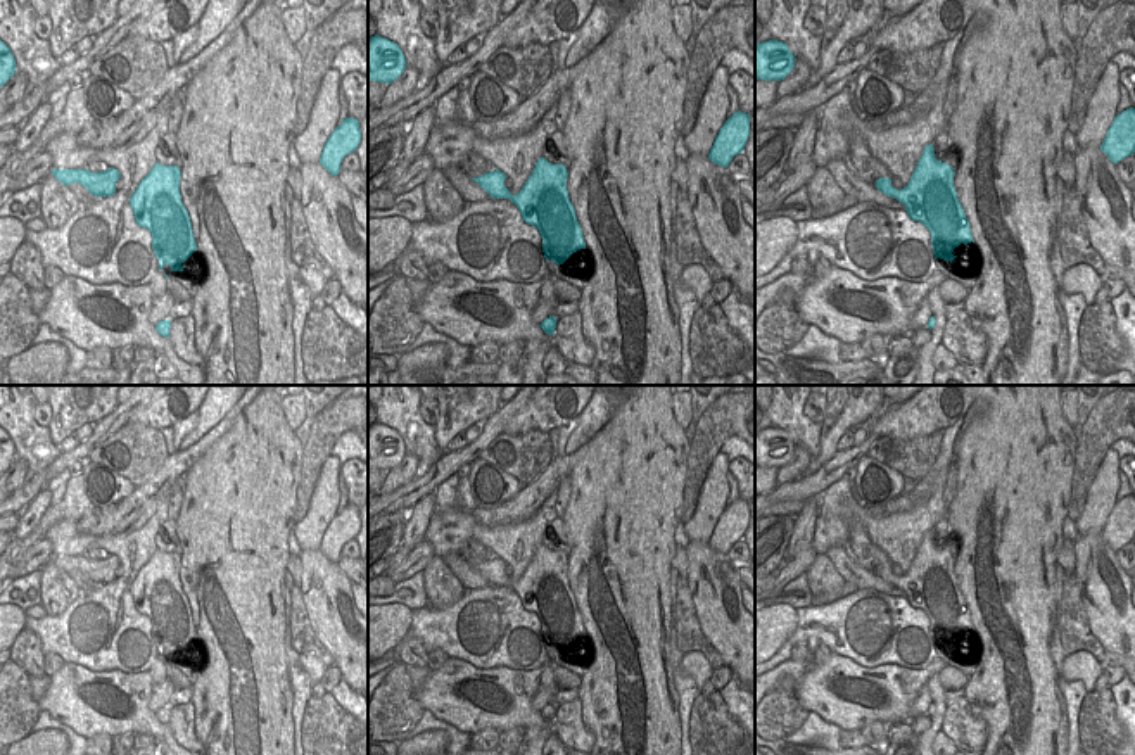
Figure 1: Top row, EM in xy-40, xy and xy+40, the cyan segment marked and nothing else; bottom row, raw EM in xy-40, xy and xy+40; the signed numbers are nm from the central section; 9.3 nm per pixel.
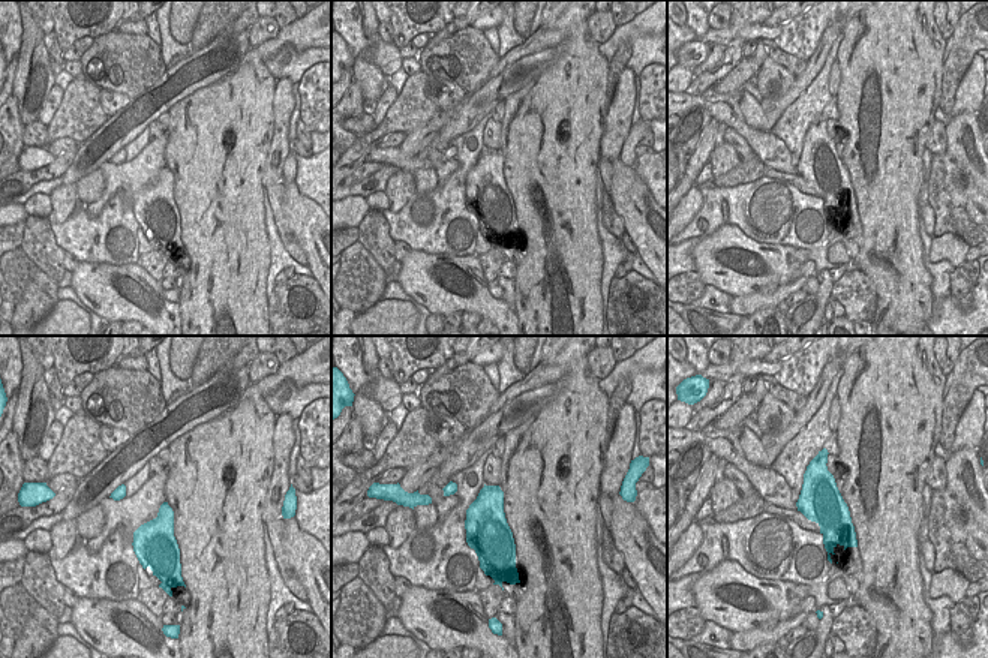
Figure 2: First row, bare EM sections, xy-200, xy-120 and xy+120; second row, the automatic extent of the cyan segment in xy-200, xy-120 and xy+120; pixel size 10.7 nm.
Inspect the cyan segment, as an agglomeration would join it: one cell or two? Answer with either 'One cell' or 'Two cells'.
One cell

